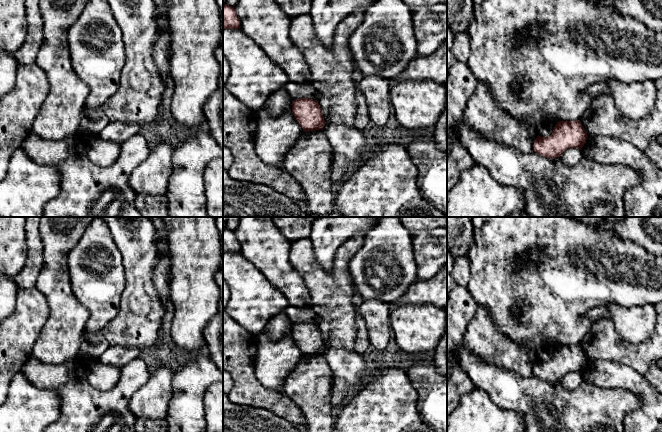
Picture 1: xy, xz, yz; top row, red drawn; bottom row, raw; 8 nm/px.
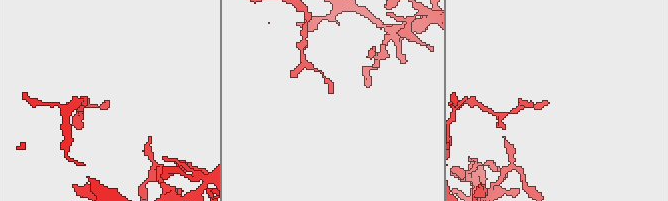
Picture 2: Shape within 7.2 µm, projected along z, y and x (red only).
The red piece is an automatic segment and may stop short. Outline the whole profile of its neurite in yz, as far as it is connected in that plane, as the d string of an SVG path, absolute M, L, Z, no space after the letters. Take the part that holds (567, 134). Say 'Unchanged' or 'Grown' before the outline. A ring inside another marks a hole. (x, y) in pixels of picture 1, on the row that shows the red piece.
Unchanged. M580 120L559 121L548 137L537 136L533 151L550 159L558 158L568 148L581 149L588 138Z

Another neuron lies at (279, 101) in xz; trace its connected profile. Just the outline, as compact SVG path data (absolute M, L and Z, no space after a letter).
M280 88L268 96L263 108L272 116L279 116L292 109L292 102L289 93L284 88Z

